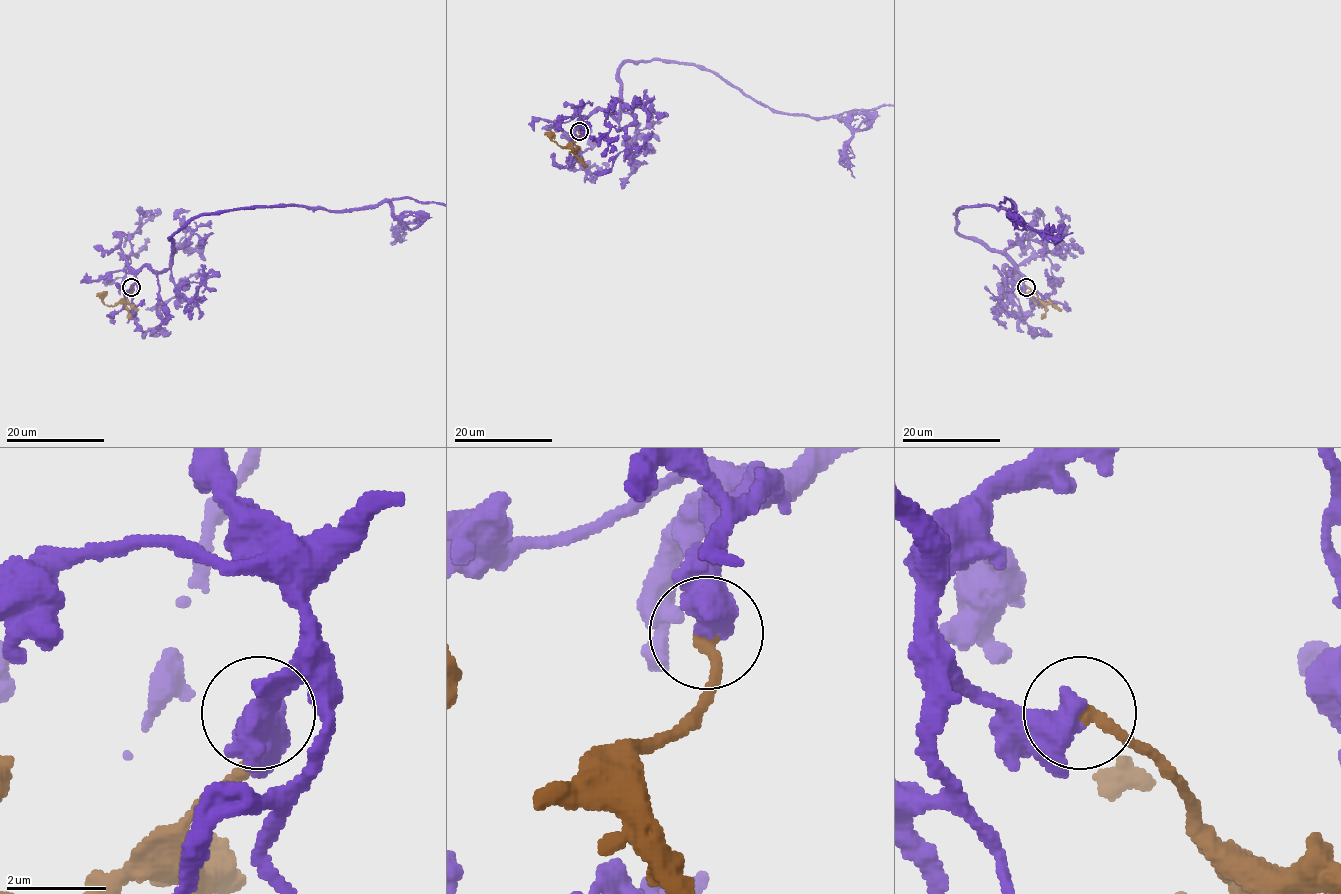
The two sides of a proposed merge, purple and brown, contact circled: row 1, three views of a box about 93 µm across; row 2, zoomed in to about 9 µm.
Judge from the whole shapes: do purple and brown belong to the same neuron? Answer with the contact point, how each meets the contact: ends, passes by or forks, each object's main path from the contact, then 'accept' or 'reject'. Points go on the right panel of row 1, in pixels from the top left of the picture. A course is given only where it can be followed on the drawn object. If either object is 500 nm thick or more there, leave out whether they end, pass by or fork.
place (1026, 287); purple passes by; brown ends; course purple (1027, 287), (1003, 255), (957, 230), (964, 207), (1007, 210), (1006, 198), (989, 240); course brown (1027, 287), (1036, 294), (1041, 305), (1034, 303), (1027, 291); accept

